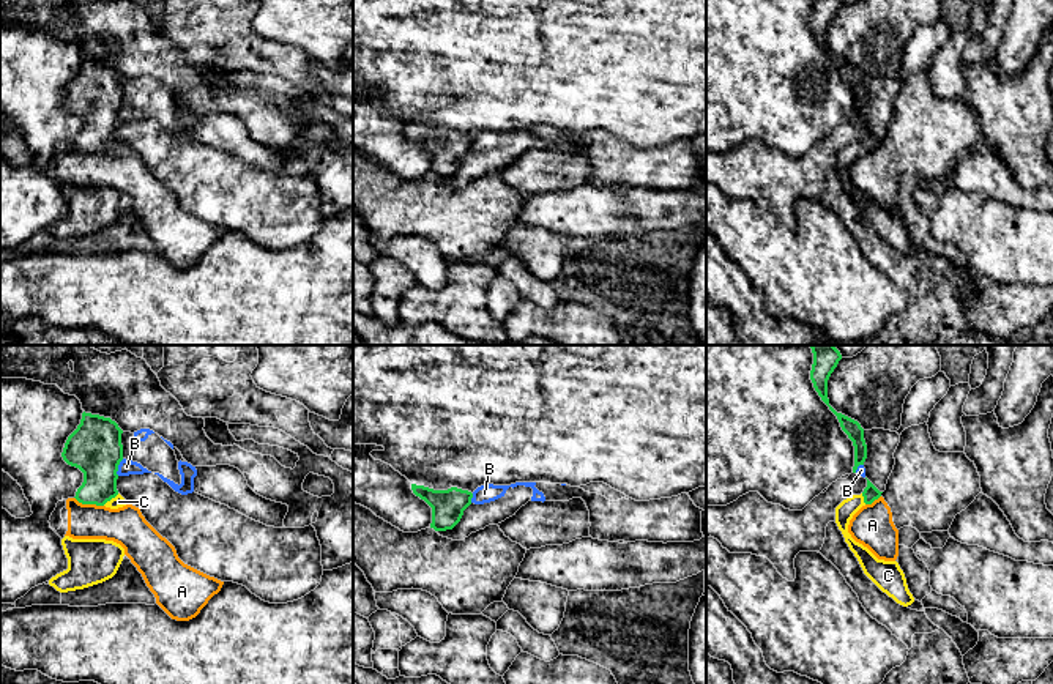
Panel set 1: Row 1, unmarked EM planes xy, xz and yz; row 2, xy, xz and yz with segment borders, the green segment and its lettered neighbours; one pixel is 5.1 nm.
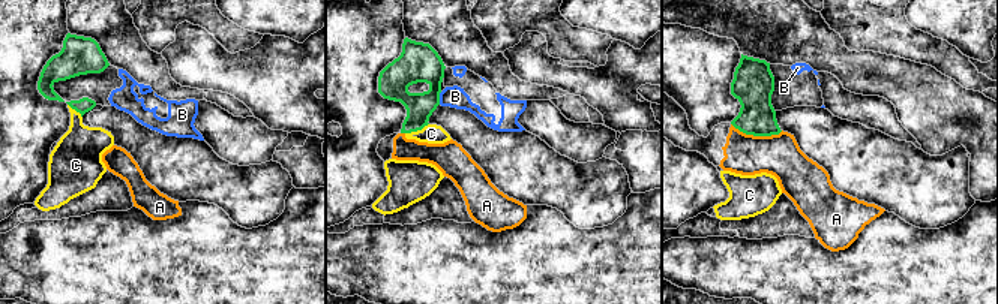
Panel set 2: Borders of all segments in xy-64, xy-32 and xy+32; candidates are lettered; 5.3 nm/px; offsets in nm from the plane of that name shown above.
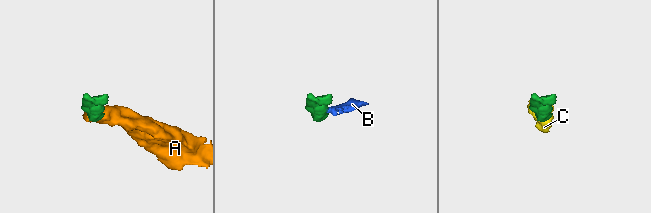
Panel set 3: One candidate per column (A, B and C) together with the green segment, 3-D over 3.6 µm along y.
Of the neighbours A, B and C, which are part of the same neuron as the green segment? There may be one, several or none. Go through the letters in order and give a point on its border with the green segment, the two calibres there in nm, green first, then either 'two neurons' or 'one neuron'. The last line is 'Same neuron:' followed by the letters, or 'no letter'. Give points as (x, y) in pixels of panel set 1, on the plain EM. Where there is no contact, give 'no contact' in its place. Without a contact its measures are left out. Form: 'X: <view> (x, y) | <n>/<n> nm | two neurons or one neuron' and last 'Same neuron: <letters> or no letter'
A: xy (89, 150) | 220/200 nm | two neurons
B: xy (117, 114) | 280/80 nm | two neurons
C: xy (111, 145) | 260/60 nm | one neuron
Same neuron: C

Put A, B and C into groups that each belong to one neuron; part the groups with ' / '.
A / B / C

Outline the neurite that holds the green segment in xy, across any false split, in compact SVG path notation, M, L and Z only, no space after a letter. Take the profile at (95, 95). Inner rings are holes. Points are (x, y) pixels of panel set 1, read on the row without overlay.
M82 60L80 71L68 84L61 104L84 120L76 139L82 151L118 156L128 148L117 137L118 112L123 107L123 77L110 65Z

